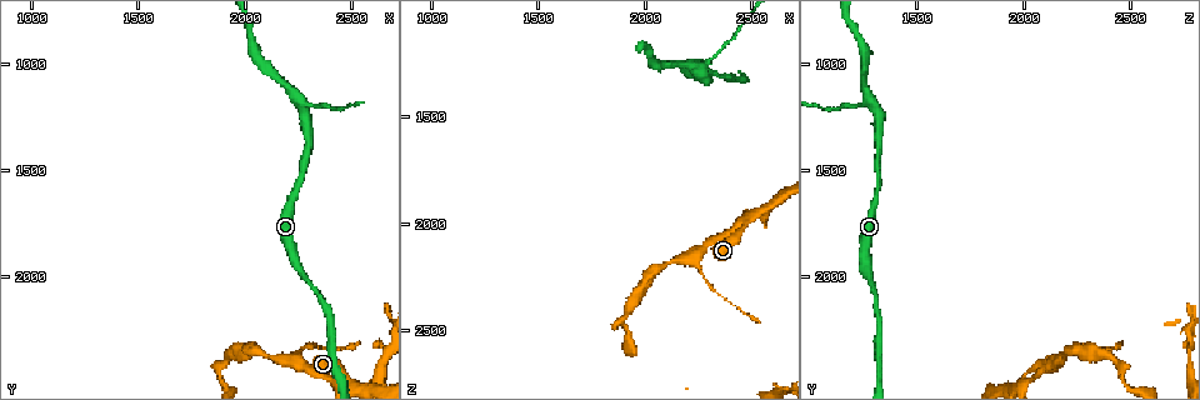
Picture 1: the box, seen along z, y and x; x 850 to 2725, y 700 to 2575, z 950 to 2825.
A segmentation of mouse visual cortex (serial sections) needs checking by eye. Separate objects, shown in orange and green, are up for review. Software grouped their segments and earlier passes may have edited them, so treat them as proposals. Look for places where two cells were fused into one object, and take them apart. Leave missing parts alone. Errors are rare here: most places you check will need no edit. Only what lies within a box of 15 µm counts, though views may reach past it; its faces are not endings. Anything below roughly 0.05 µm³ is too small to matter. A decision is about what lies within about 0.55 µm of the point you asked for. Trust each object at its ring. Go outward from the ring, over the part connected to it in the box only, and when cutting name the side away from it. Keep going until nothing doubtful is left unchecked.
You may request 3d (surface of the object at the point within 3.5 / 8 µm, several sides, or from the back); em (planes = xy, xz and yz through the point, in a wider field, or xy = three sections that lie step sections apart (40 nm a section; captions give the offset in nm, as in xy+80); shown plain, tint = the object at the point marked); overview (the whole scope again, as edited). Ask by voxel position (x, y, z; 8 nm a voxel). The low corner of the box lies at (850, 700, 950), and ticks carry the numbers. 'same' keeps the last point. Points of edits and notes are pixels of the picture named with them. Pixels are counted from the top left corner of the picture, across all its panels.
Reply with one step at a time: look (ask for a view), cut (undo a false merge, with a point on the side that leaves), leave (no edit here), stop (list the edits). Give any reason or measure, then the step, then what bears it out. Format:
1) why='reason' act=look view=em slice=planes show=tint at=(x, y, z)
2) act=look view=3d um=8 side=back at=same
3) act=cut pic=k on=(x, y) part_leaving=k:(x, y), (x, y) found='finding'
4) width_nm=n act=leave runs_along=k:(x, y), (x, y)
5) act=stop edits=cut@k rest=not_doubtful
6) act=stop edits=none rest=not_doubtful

why='side arm on a straight run' act=look view=3d um=3.5 at=(2220, 2400, 2160)

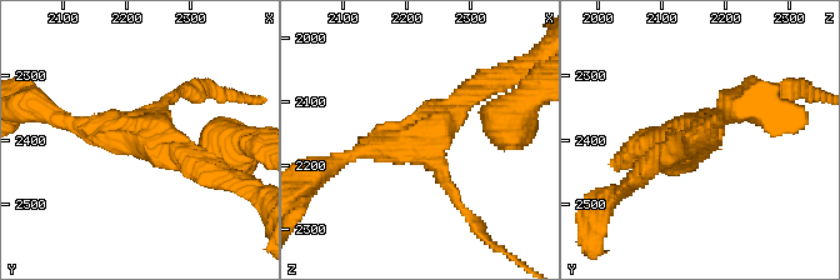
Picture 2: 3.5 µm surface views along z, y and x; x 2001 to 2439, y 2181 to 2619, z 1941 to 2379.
arms=3 arm_widths_nm=150,200,250 why='shape alone is not enough' act=look view=em slice=xy step=3 show=tint at=(2220, 2385, 2165)

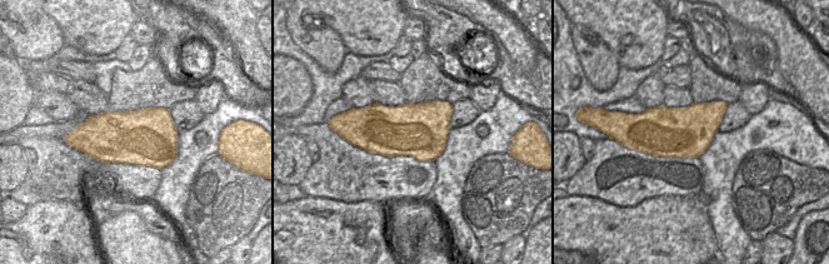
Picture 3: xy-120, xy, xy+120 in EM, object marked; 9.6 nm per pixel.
act=cut pic=2 on=(184, 91) part_leaving=2:(435, 164), (459, 209), (505, 253) found='a second cell is stuck on'

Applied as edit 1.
why='see it whole again' act=look view=overview

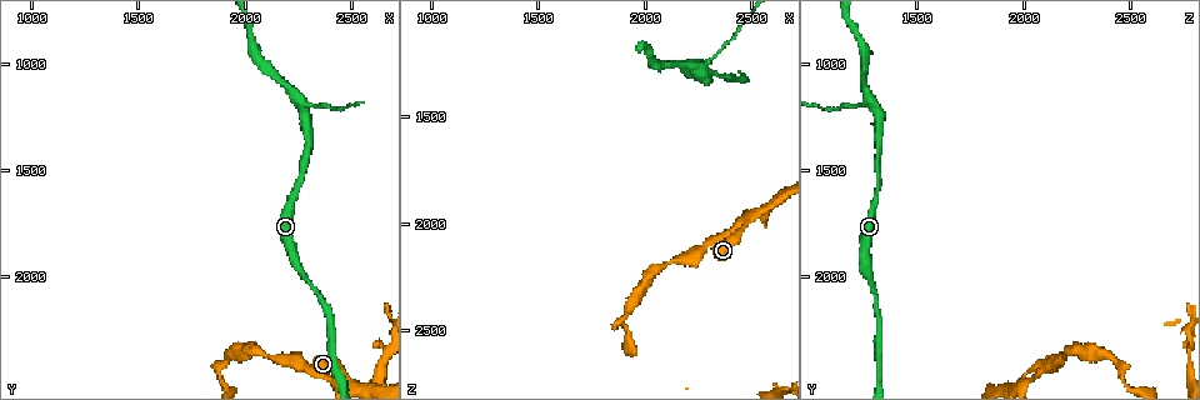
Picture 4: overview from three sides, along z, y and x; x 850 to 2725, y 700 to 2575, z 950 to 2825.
why='two arms in line, one across' act=look view=3d um=3.5 at=(2480, 2470, 1990)

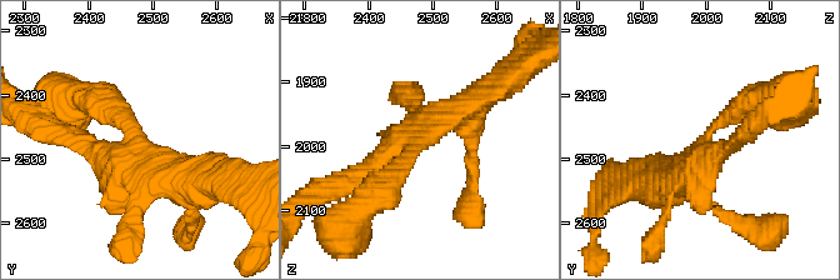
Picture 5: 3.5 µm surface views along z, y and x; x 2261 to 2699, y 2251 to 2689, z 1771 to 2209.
why='shape alone is not enough' act=look view=em slice=xy step=1 show=tint at=(2470, 2470, 1995)

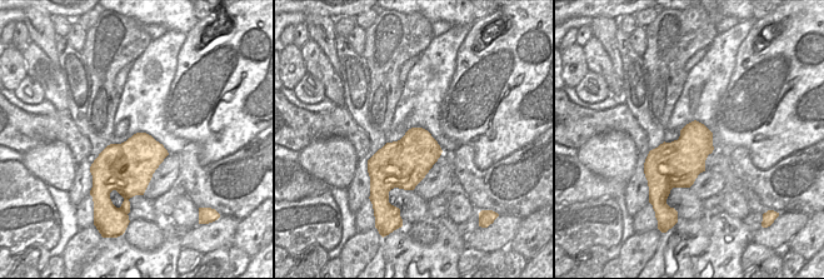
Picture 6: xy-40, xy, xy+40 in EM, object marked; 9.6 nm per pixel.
act=leave runs_along=5:(373, 195), (419, 131), (461, 109) found='one cell here'

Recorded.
why='three arms meet' act=look view=3d um=3.5 at=(2260, 1180, 1280)

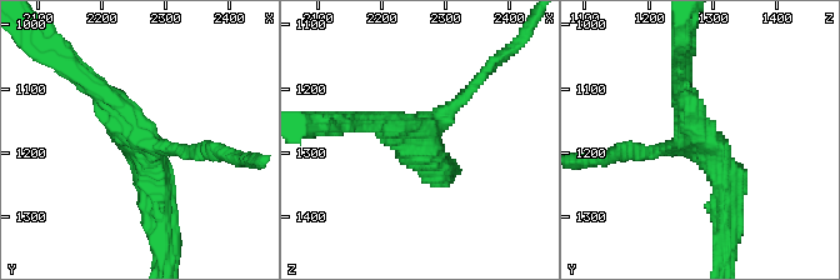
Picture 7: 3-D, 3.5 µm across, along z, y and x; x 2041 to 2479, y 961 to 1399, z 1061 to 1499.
act=leave runs_along=7:(160, 203), (145, 145), (80, 73) found='all the same cell'

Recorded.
act=stop edits=cut@2 rest=not_doubtful

